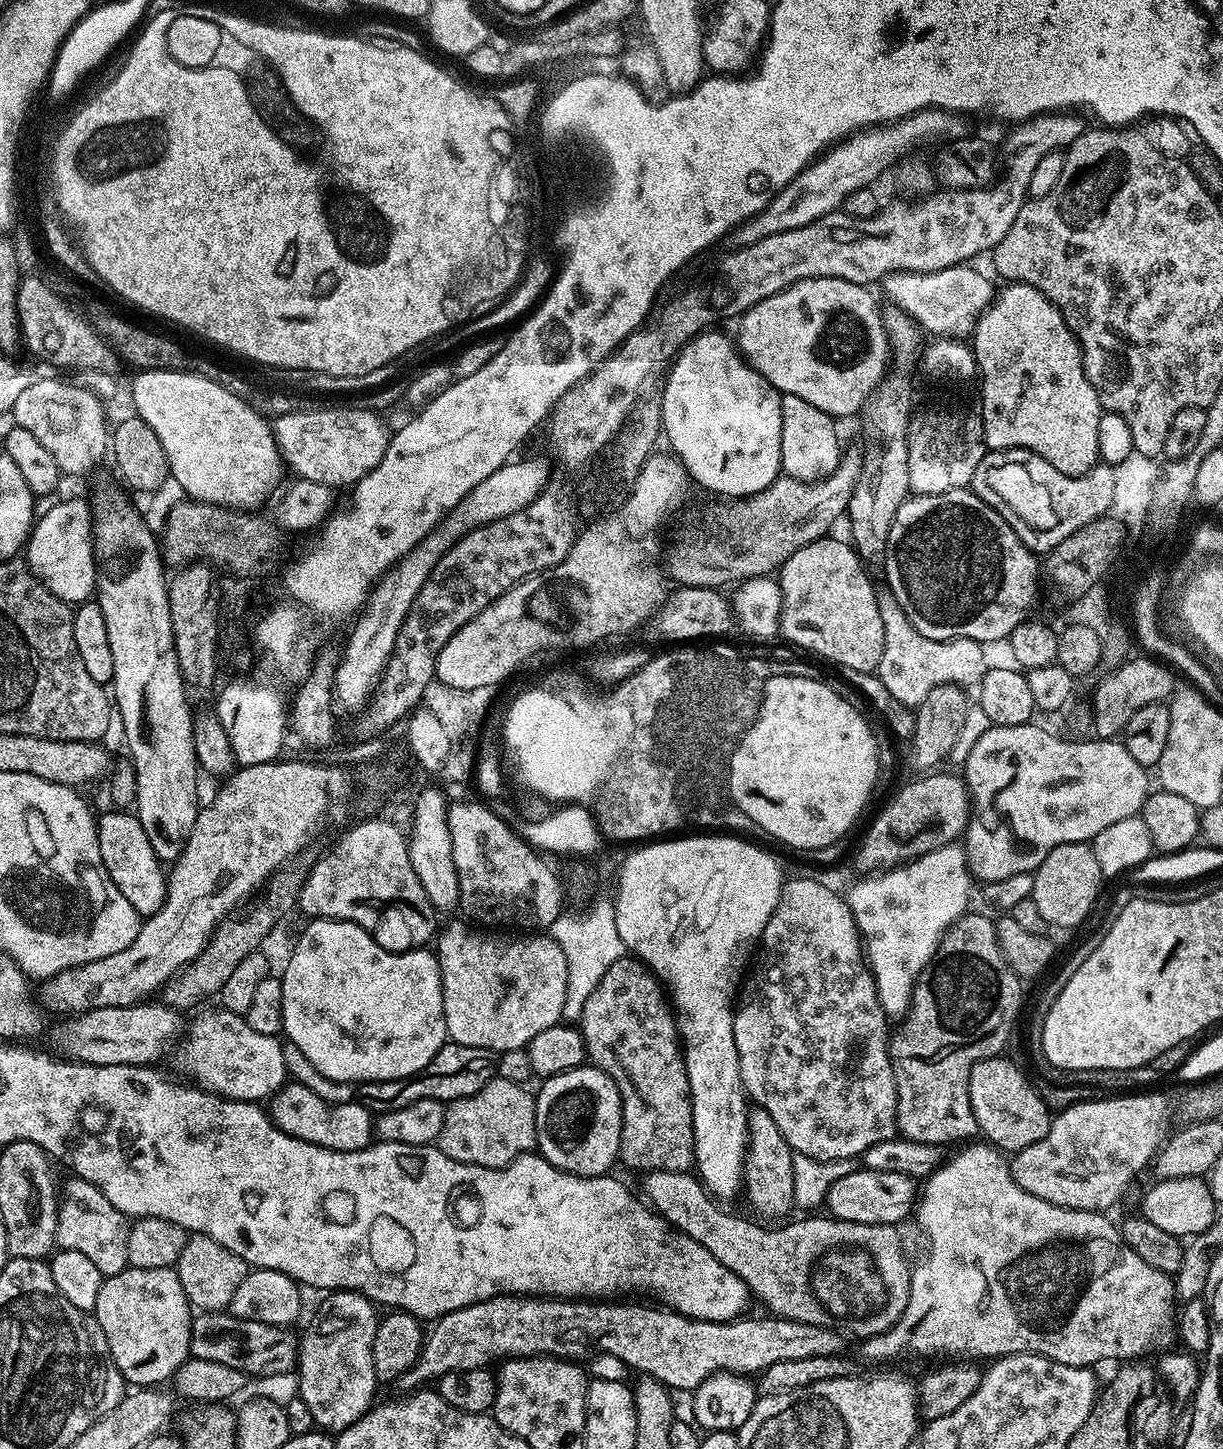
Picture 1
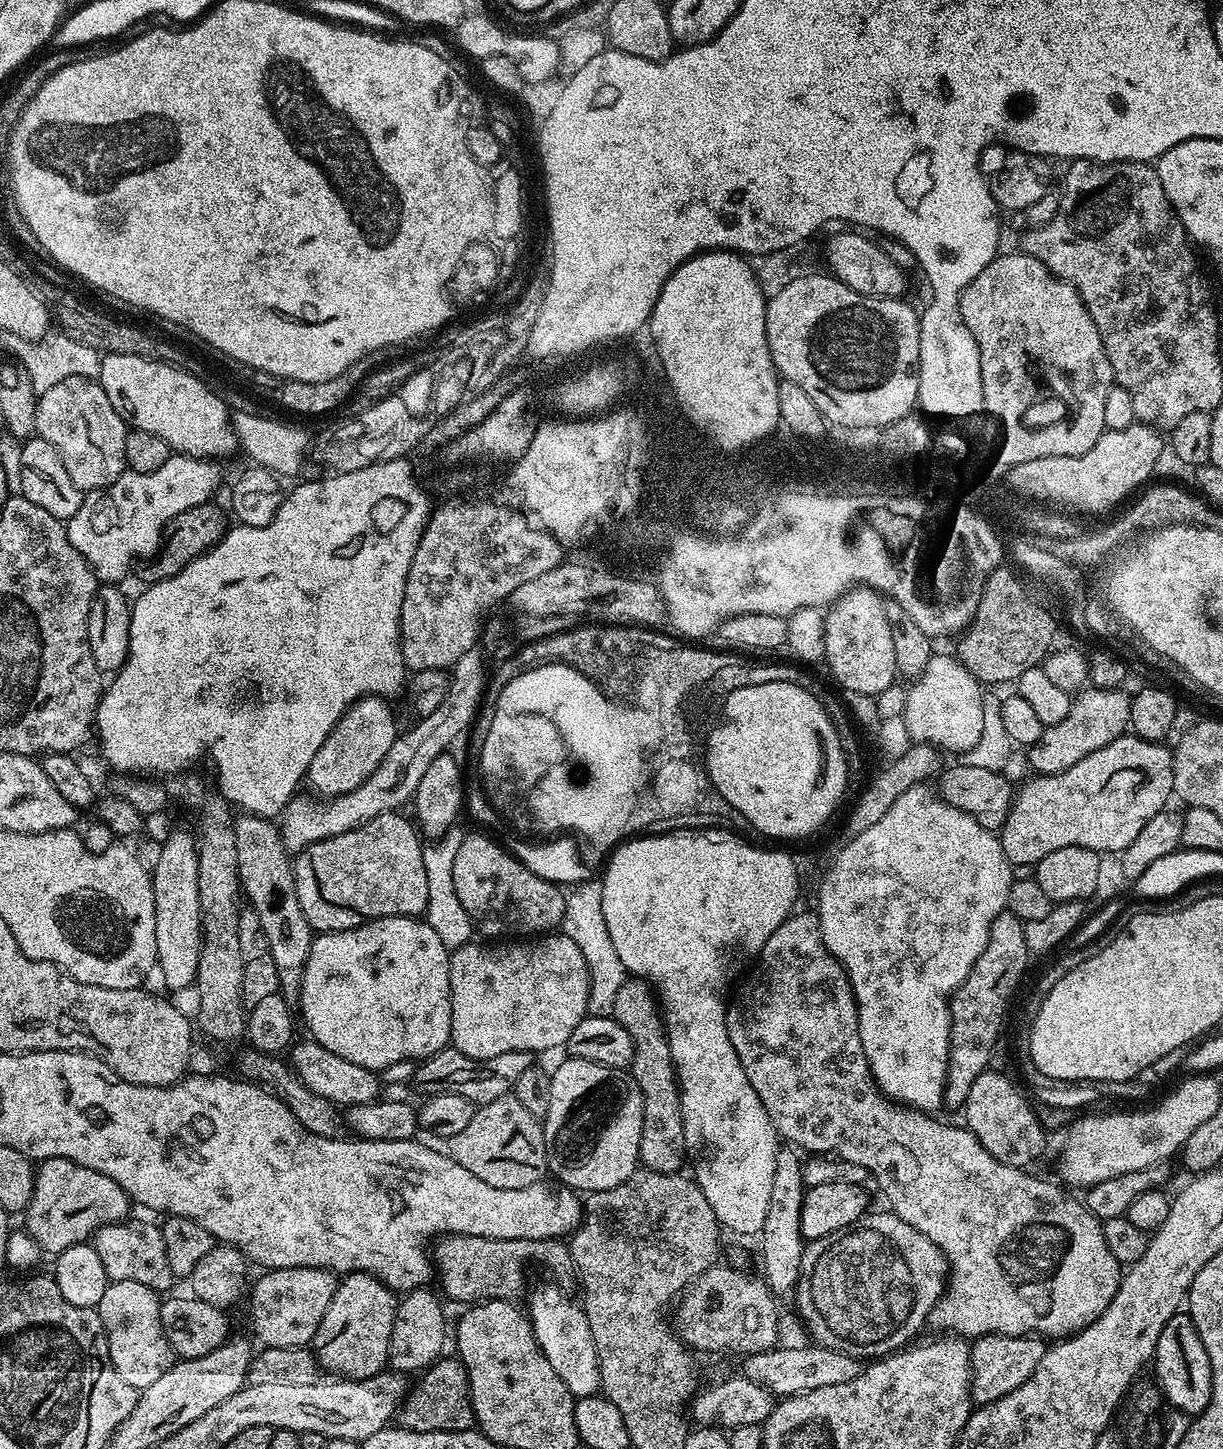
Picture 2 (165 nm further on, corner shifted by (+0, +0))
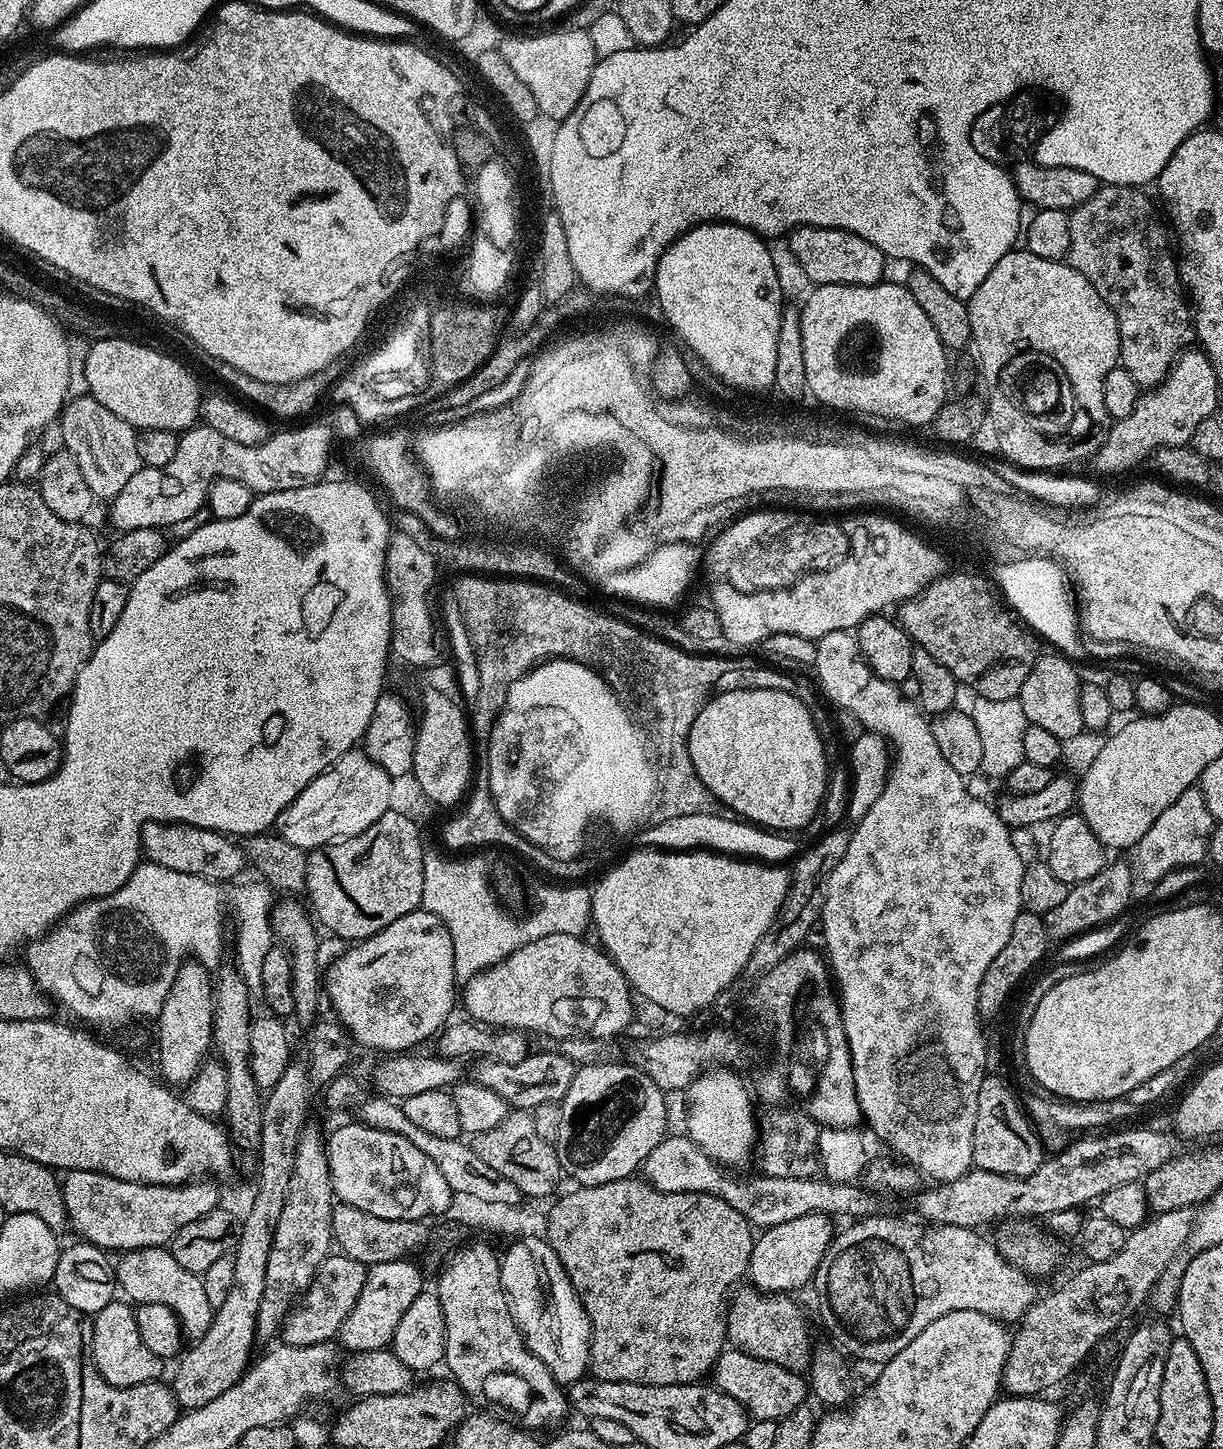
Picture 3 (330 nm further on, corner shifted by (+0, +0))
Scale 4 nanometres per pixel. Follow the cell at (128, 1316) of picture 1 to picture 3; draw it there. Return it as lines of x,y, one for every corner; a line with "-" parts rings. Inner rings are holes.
117,1298
111,1300
104,1309
95,1313
90,1324
92,1342
90,1358
96,1364
96,1374
115,1388
137,1388
151,1380
161,1379
165,1361
146,1350
146,1342
142,1342
142,1334
138,1334
136,1308
131,1303
-
124,1303
124,1304
123,1304

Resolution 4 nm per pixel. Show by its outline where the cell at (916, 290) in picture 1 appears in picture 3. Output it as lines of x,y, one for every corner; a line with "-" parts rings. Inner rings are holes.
802,226
793,228
787,237
788,248
796,259
804,276
817,284
853,284
854,286
870,286
881,283
886,257
866,238
858,238
858,234
847,232
841,228
815,228

